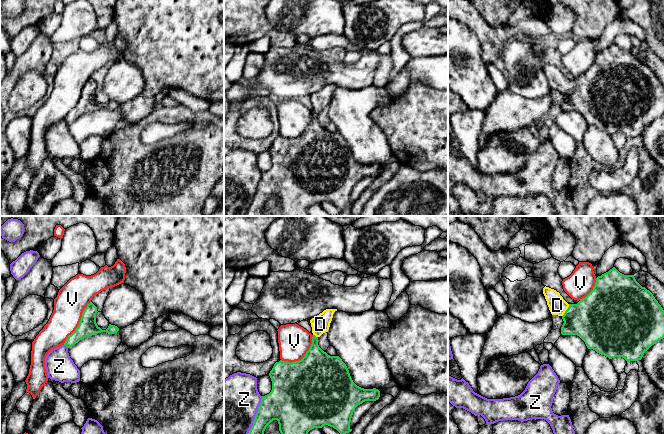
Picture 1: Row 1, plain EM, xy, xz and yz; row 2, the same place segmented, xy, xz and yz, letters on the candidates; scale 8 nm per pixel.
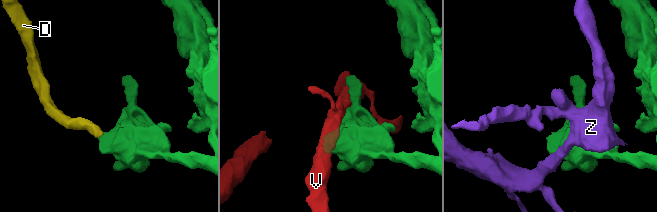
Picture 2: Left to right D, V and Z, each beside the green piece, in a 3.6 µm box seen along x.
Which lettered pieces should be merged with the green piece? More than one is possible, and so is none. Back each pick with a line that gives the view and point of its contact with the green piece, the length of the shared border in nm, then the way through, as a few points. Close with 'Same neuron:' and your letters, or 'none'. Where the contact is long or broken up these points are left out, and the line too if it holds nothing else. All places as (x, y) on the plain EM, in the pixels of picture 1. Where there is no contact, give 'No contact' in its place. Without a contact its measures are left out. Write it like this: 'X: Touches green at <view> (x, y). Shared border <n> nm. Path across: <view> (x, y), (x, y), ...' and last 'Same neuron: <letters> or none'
D: Touches green at yz (566, 86). Shared border 120 nm. Path across: yz (596, 94), (577, 94), (566, 86), (557, 81)
Same neuron: D

